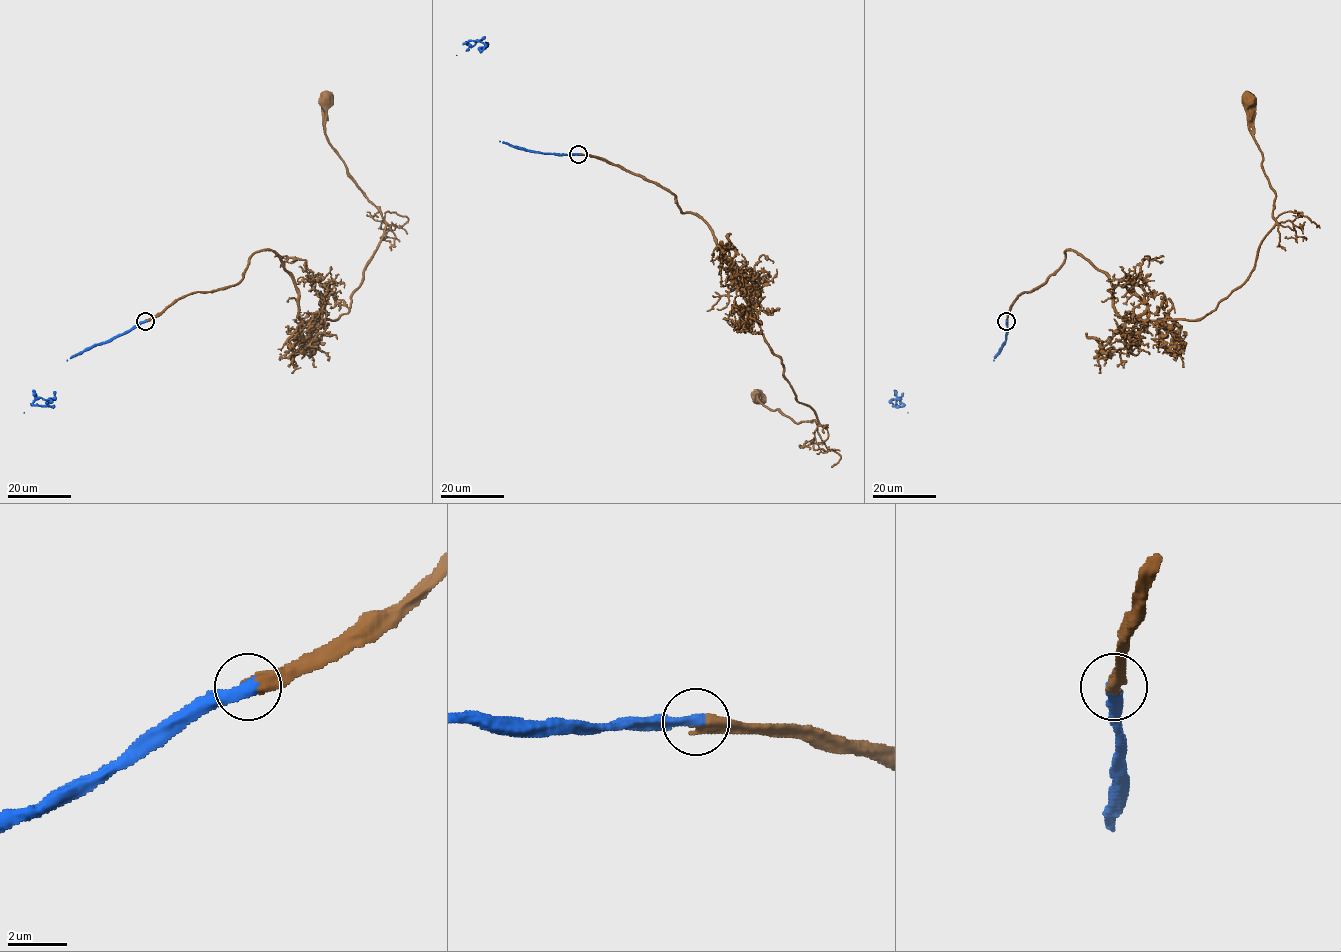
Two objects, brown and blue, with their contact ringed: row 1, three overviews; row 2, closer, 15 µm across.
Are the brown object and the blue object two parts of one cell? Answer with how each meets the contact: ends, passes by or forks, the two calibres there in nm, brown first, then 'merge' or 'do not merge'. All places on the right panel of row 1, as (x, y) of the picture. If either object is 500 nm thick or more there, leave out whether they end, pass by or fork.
brown ends; blue ends; calibres 400 and 440 nm; merge

